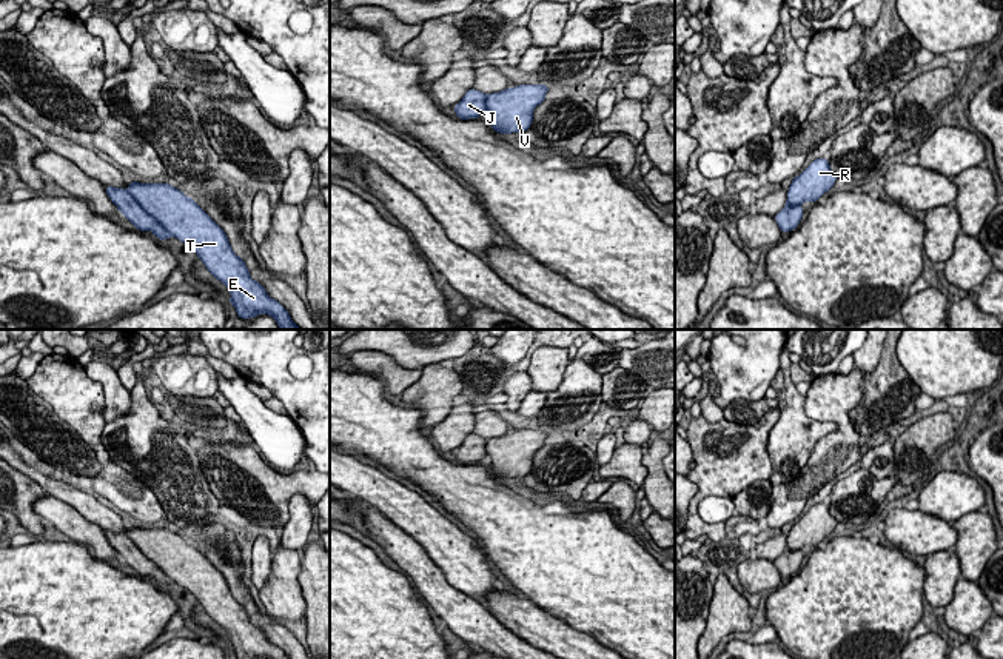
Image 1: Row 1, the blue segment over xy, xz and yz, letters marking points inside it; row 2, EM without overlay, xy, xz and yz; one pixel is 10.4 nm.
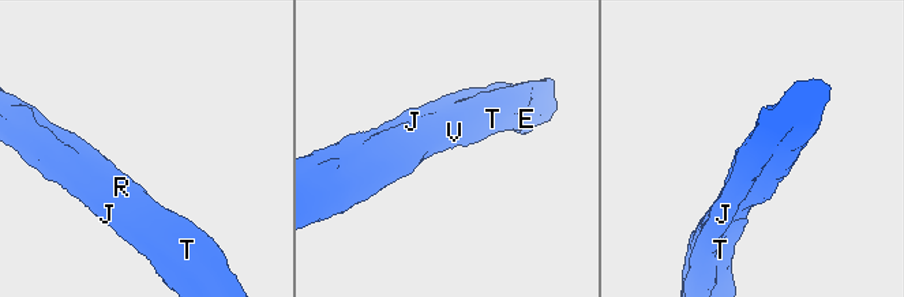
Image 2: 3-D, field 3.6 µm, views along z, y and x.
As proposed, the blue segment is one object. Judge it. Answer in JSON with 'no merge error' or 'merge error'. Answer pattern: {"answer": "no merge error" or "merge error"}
{"answer": "merge error"}

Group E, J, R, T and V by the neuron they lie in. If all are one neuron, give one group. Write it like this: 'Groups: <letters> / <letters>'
Groups: E R T V / J

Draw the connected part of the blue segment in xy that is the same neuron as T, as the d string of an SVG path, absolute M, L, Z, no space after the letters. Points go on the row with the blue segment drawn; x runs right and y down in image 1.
M129 182L126 191L173 237L193 248L206 269L231 293L230 303L240 319L271 316L280 330L300 330L282 303L251 279L247 263L234 254L225 231L182 191L166 183Z

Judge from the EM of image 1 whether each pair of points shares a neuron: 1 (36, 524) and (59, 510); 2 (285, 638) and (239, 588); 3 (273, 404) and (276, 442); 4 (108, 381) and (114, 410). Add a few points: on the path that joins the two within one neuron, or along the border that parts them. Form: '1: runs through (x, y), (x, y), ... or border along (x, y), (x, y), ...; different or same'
1: border along (36, 484), (45, 495), (33, 510), (43, 521); different
2: runs through (271, 630), (251, 610), (248, 602); same
3: border along (262, 401), (271, 410), (287, 416); different
4: runs through (113, 388), (114, 402); same

